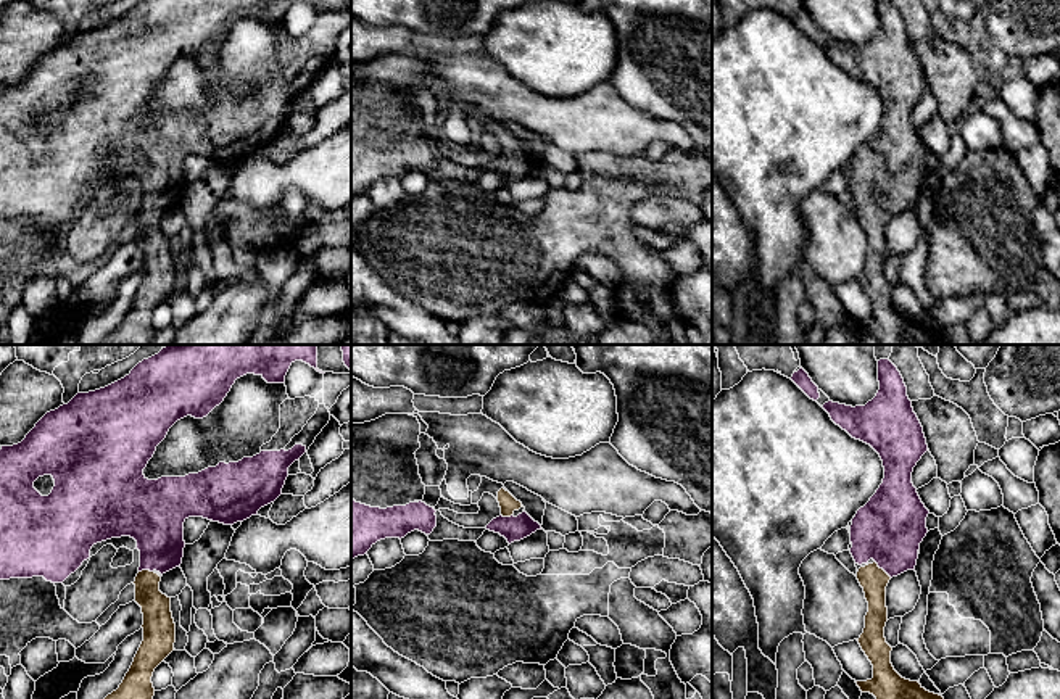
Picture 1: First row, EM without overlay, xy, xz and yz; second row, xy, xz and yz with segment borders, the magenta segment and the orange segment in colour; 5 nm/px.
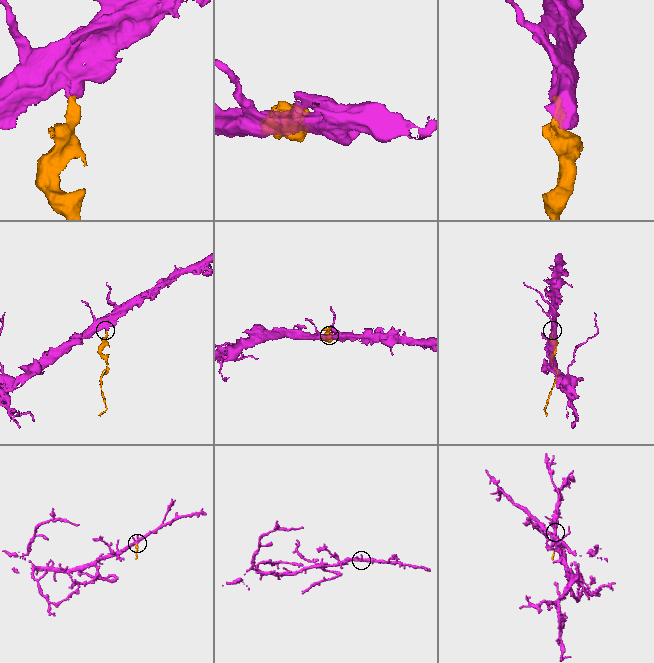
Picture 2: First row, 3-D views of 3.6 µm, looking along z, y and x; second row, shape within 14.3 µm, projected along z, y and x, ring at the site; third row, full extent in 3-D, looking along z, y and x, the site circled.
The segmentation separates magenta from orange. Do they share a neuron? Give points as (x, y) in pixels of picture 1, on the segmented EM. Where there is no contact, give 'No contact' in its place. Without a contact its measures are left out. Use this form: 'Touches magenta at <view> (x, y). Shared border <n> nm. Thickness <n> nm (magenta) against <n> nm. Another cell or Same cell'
Touches magenta at yz (883, 569). Shared border 120 nm. Thickness 340 nm (magenta) against 140 nm. Same cell

